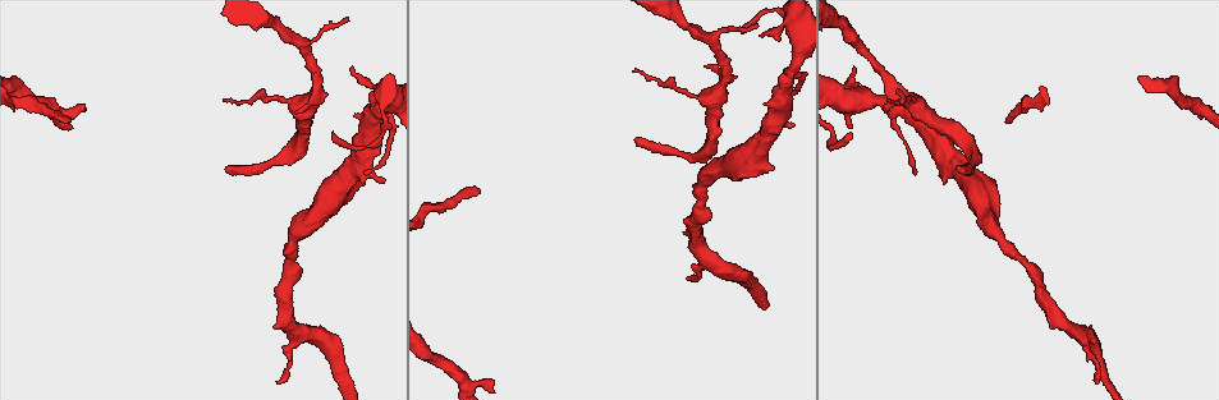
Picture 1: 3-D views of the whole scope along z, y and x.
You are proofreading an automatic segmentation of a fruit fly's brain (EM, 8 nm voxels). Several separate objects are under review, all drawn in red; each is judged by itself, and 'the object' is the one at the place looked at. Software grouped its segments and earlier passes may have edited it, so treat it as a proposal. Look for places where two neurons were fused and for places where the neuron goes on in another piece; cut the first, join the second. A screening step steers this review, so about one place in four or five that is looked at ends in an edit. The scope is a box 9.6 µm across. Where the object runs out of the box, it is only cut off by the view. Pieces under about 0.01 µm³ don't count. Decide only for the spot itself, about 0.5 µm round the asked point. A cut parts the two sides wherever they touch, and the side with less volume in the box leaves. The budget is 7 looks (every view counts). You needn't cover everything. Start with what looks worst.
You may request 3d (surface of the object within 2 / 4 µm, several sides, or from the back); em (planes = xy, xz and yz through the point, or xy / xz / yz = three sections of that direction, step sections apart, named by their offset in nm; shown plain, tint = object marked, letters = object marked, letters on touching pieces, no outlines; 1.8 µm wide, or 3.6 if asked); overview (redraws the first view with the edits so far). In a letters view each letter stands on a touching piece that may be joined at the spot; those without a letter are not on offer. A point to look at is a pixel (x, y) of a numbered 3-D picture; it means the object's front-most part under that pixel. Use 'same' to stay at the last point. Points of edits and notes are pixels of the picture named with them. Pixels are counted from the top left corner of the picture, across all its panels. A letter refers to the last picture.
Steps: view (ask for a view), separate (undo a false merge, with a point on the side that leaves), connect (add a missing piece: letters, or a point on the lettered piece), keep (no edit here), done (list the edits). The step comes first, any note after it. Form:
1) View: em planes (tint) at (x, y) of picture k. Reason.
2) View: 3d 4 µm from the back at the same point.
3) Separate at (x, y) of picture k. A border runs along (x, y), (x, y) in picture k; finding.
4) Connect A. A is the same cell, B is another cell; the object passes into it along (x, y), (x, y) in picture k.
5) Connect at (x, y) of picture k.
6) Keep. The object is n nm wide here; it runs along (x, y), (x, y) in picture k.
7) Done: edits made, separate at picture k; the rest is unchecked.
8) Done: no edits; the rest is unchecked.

View: em yz step 4 (tint) at (479, 189) of picture 1. Thin end.

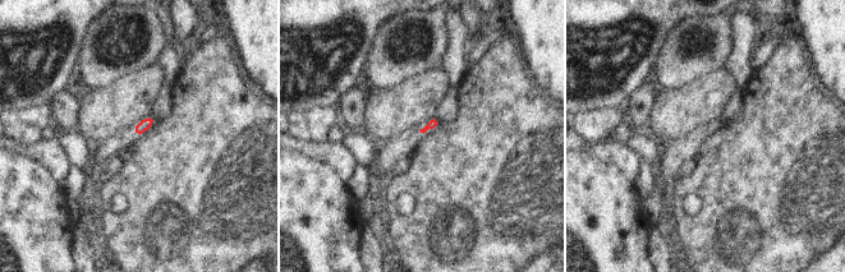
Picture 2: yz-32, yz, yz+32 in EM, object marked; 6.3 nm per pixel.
View: em planes (letters) at the same point. Cut it another way.

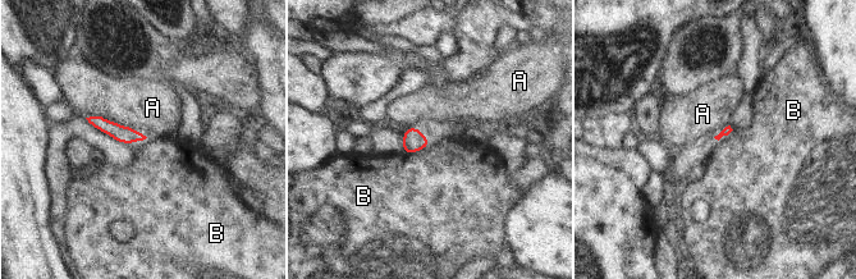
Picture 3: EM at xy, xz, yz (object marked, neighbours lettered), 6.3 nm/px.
Keep. A and B are other cells; it runs along (92, 119), (123, 135), (140, 137) in picture 3; no lettered piece goes on from it.

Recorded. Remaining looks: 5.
View: 3d 2 µm at (224, 99) of picture 1. Tapers out.

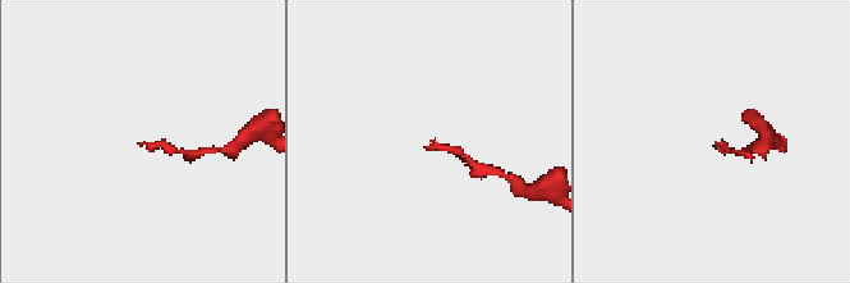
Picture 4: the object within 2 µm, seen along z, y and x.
View: em yz step 8 (tint) at (720, 144) of picture 4. Need the tissue.

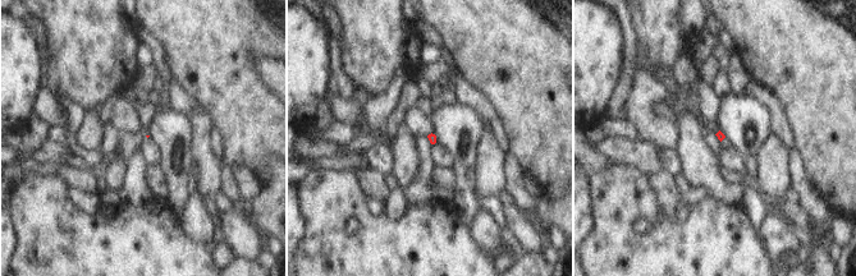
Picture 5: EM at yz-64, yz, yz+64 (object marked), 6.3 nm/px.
View: em planes (letters) at the same point.

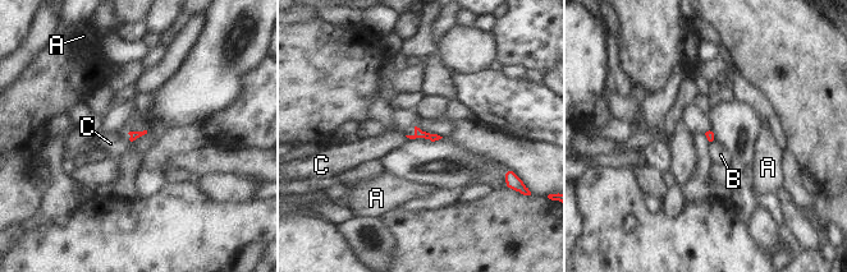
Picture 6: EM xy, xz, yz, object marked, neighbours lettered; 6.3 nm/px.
Keep. A, B and C are other cells; a border runs along (404, 136), (410, 138) in picture 6; no lettered piece goes on from it.

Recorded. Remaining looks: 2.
View: em planes (tint) at (302, 103) of picture 1. A fork.

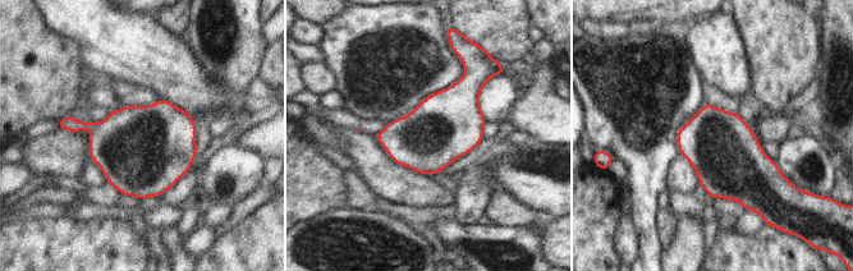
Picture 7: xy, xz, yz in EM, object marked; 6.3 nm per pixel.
View: em planes (letters) at the same point. See the neighbours.

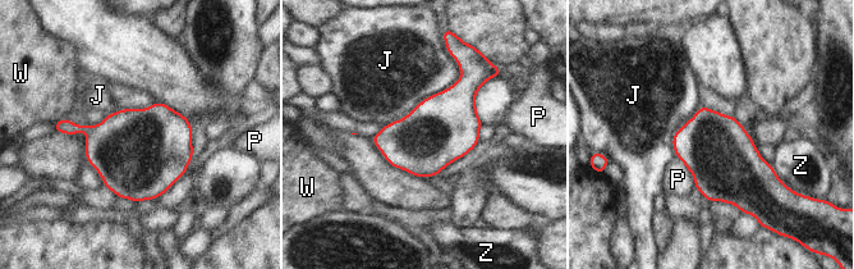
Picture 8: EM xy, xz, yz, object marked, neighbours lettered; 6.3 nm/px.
Keep. The object is 440 nm wide here; J, P, W and Z are other cells; a border runs along (448, 50), (459, 78), (382, 127) in picture 8; continuous, no second neuron.

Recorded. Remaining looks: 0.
Done: no edits; the rest is unchecked.

